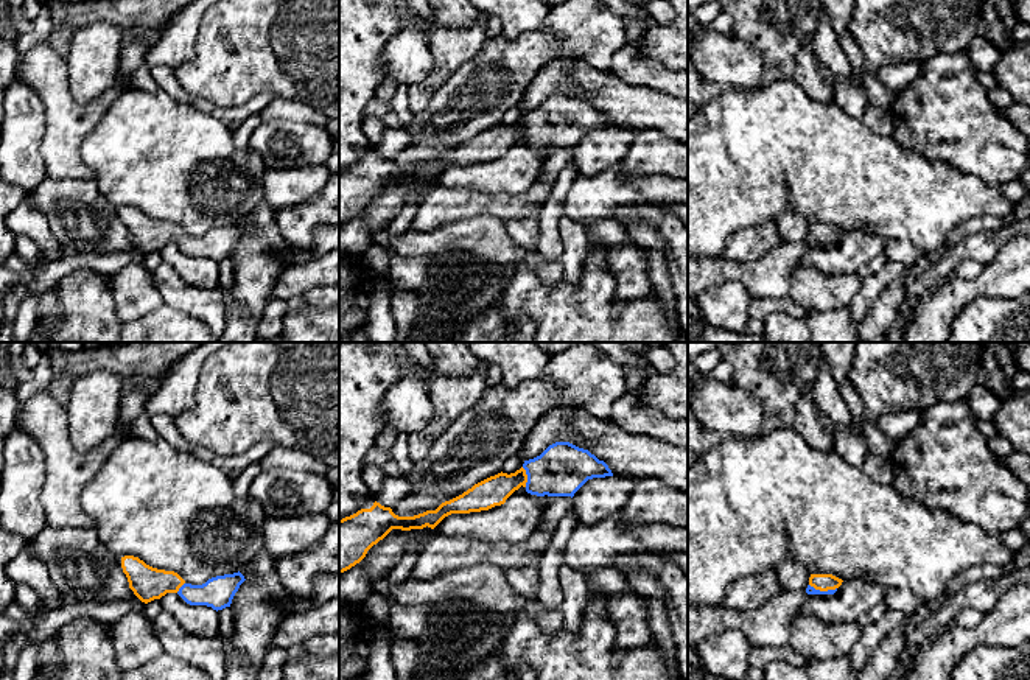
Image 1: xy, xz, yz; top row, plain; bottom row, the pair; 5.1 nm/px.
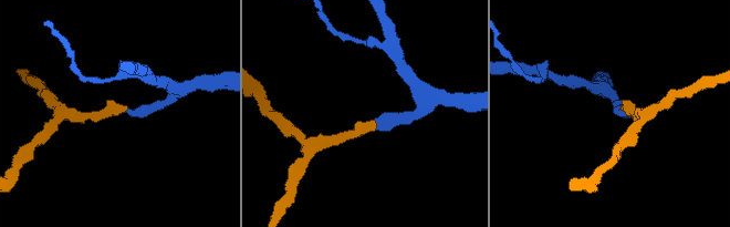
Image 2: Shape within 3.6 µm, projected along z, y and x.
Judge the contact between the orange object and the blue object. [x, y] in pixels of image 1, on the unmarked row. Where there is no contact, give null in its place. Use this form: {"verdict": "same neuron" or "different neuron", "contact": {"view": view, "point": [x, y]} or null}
{"verdict": "same neuron", "contact": {"view": "yz", "point": [823, 241]}}

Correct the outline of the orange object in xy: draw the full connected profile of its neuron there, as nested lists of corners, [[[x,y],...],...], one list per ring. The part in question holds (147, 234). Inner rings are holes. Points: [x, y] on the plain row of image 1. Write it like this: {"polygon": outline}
{"polygon": [[[134,207],[121,209],[121,219],[129,240],[145,255],[166,244],[177,244],[190,257],[207,257],[216,263],[230,258],[235,244],[246,232],[238,223],[212,229],[202,237],[191,237],[177,224],[152,219]]]}

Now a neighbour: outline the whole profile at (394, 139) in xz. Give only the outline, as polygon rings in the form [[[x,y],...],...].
[[[386,128],[383,134],[383,140],[372,146],[377,154],[384,159],[392,159],[409,143],[409,135],[405,128]]]

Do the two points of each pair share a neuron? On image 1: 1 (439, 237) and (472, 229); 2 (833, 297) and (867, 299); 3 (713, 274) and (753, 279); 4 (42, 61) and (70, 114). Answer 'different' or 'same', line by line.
1: same
2: different
3: same
4: same

